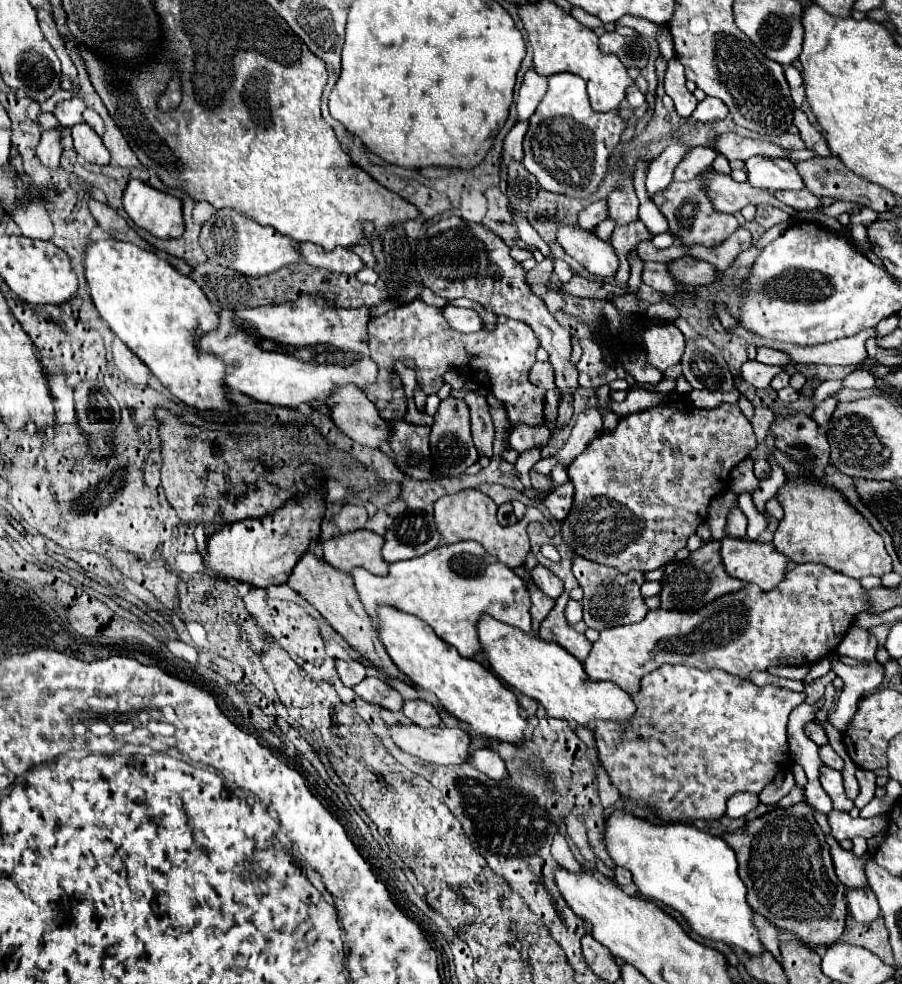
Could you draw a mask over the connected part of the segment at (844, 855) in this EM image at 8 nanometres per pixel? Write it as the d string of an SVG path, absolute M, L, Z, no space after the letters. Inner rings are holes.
M827 836L827 842L829 842L829 848L831 848L831 858L835 862L835 870L837 870L839 880L847 888L849 886L867 886L865 870L863 870L865 856L863 858L855 858L853 852L841 850L839 842L835 838L831 838L831 836Z

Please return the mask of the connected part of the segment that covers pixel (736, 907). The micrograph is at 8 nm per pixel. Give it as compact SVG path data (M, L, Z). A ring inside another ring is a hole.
M613 810L611 816L605 822L603 842L607 846L609 856L613 858L615 866L623 866L633 874L633 882L637 884L639 892L645 898L659 900L665 906L677 910L683 914L687 924L709 940L721 940L725 944L741 946L749 954L761 954L763 944L757 936L757 930L753 926L753 910L749 908L745 900L745 884L741 882L737 874L737 858L733 854L733 848L717 836L711 836L707 832L697 830L689 824L653 824L649 820L643 820L627 810Z

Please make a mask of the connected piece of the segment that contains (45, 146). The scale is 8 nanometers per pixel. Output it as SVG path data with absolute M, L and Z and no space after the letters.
M57 126L57 130L45 130L41 136L41 142L37 146L37 156L39 160L49 166L49 168L57 168L59 166L59 156L63 152L63 140L65 136L65 128Z

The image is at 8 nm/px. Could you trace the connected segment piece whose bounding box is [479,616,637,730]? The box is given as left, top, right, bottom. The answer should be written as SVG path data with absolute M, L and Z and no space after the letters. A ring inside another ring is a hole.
M483 616L479 622L479 638L489 656L489 664L495 674L517 692L537 700L545 706L547 714L567 722L575 722L583 728L593 730L595 720L617 720L629 724L635 702L629 694L619 690L613 682L595 682L583 670L583 664L567 650L553 642L543 642L539 636L525 634L513 626L501 624L491 616Z

